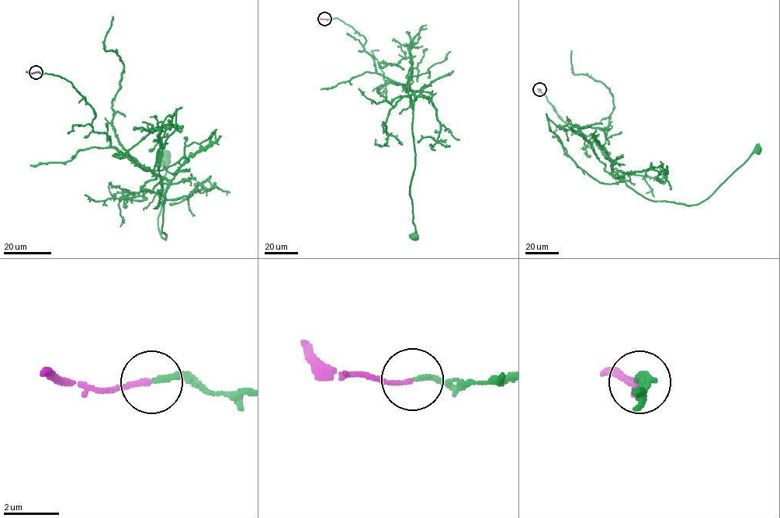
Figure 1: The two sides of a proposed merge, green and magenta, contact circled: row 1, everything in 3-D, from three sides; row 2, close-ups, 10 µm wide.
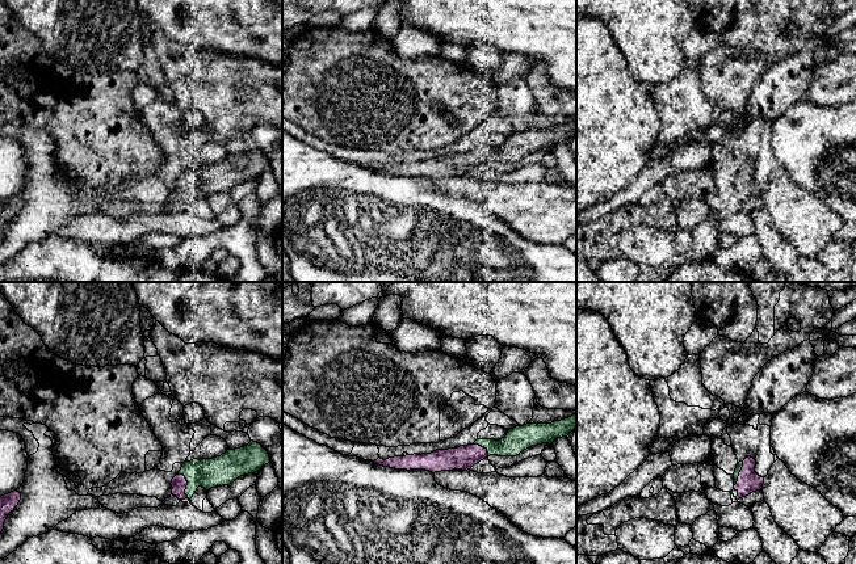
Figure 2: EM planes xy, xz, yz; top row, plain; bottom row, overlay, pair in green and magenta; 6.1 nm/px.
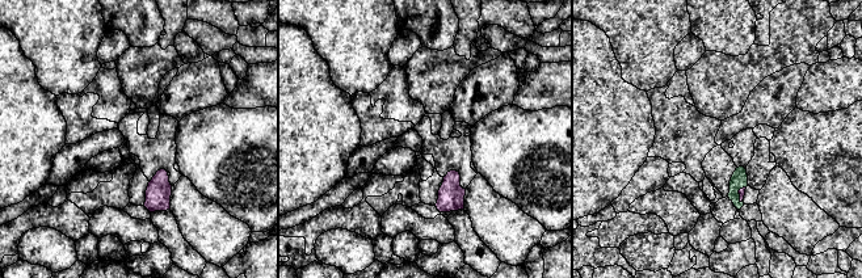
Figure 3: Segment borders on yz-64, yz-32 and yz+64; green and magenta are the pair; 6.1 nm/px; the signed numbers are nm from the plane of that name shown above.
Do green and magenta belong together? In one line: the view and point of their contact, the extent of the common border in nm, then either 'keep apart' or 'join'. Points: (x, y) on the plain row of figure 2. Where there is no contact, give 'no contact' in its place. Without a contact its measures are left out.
xy (188, 190) | 160 nm | join

